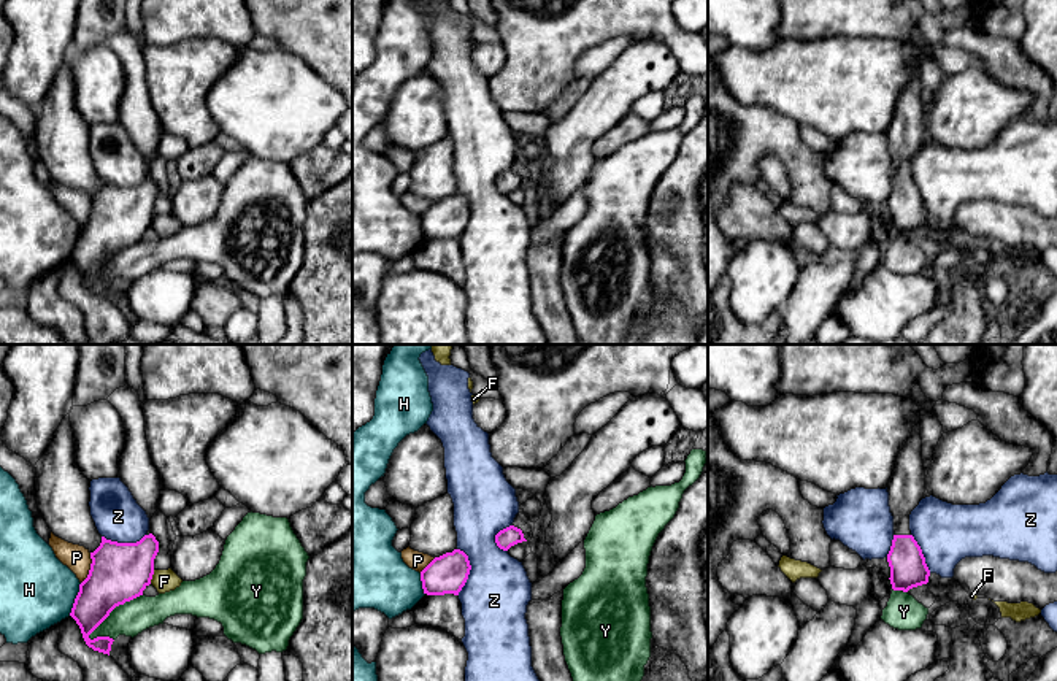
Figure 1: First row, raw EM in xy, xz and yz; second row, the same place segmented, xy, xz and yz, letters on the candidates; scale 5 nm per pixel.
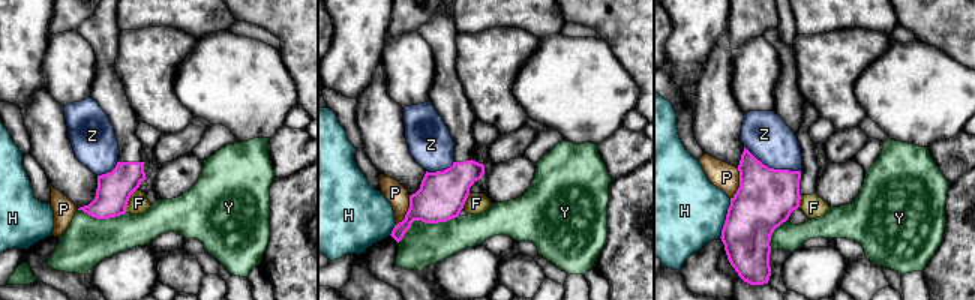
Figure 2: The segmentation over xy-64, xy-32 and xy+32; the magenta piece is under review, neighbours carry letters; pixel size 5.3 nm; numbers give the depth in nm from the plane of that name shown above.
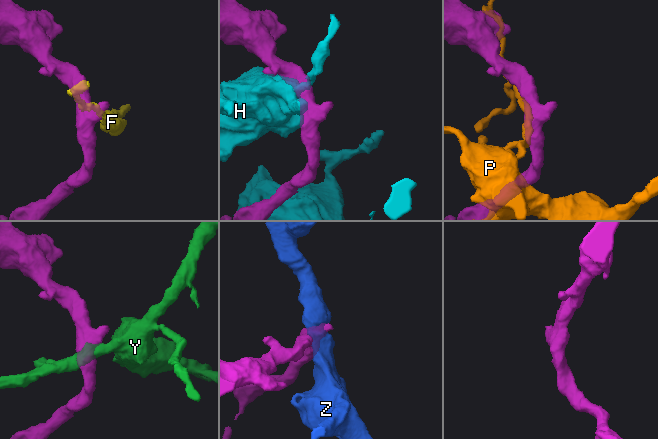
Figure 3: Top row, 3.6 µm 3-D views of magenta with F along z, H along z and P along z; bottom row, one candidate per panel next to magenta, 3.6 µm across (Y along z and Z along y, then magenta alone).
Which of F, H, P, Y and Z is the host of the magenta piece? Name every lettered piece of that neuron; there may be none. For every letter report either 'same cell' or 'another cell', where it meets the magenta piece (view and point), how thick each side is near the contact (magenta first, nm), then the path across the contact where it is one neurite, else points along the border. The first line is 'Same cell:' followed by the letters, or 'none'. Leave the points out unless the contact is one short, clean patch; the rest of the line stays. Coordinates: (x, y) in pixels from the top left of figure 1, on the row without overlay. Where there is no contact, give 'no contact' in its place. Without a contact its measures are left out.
Same cell: none
F: another cell; meets magenta in xy at (151, 221); 300 nm thick on the magenta side, 110 nm on the other; border along xy (154, 215), (149, 227)
H: another cell; meets magenta in xy at (75, 243); 280 nm thick on the magenta side, 380 nm on the other
P: another cell; meets magenta in xy at (91, 213); 300 nm thick on the magenta side, 130 nm on the other
Y: another cell; meets magenta in xy at (113, 253); 300 nm thick on the magenta side, 170 nm on the other
Z: another cell; meets magenta in xz at (468, 216); 200 nm thick on the magenta side, 340 nm on the other

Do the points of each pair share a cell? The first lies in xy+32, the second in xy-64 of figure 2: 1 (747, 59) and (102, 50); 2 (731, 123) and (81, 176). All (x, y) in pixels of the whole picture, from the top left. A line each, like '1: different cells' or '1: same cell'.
1: different cells
2: same cell

